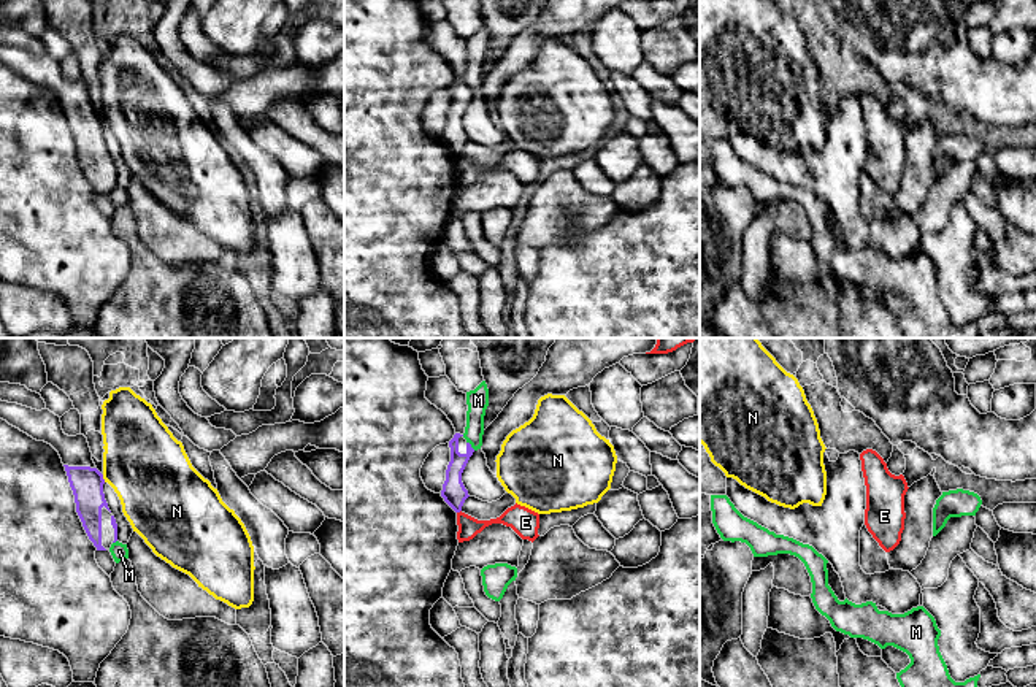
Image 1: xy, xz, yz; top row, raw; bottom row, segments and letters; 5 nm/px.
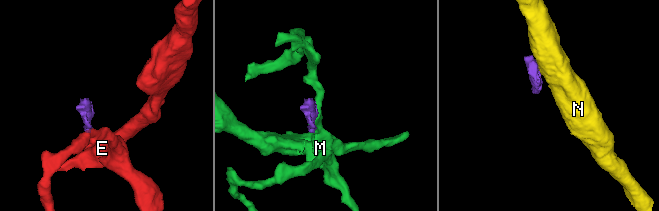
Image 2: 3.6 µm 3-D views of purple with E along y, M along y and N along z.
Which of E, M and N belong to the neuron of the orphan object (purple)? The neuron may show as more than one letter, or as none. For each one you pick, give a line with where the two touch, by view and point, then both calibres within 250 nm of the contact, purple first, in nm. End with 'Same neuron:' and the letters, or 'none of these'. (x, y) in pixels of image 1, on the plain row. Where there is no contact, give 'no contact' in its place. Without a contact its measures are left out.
Same neuron: none of these

